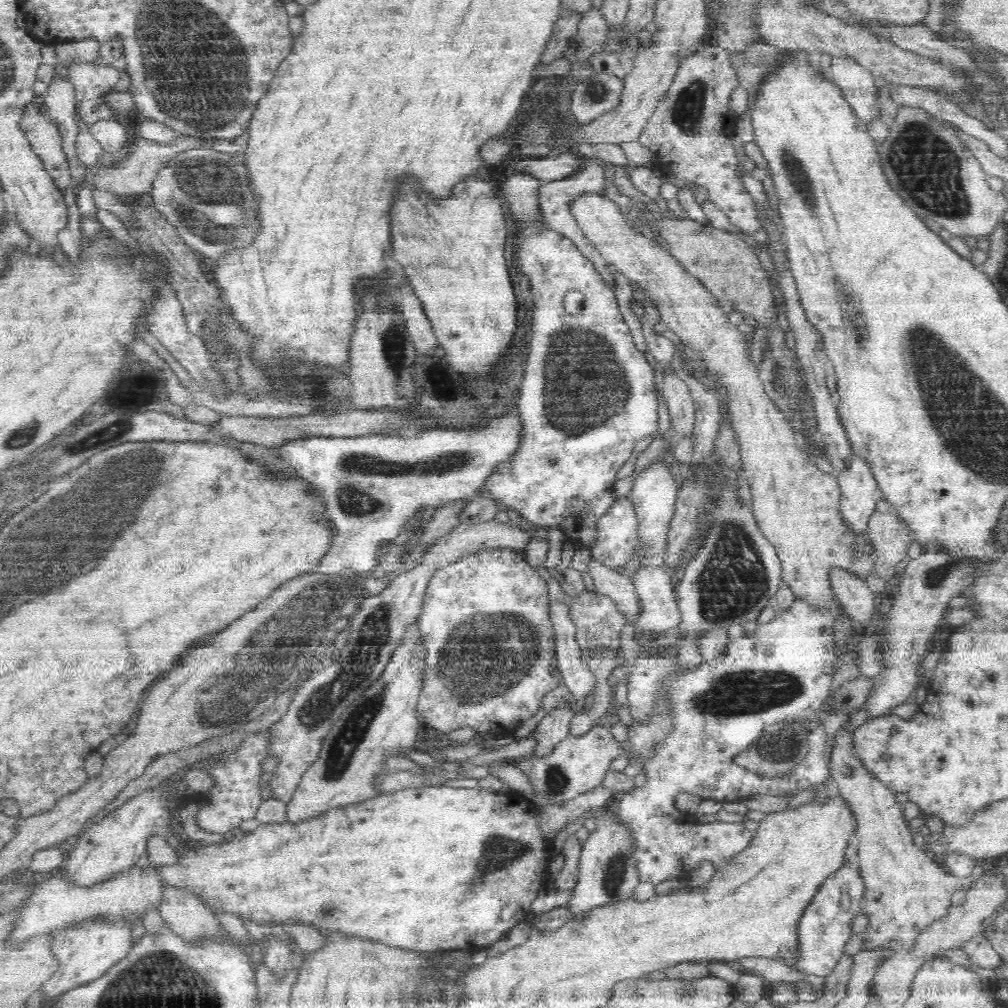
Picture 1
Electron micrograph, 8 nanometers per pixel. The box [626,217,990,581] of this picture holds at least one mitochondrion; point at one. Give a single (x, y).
(853, 551)

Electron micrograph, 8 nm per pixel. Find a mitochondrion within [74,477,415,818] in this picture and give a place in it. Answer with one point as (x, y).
(287, 637)

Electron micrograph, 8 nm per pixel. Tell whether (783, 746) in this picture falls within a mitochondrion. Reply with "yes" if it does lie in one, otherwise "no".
yes

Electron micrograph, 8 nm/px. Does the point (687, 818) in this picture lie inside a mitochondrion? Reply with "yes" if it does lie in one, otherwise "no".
no

